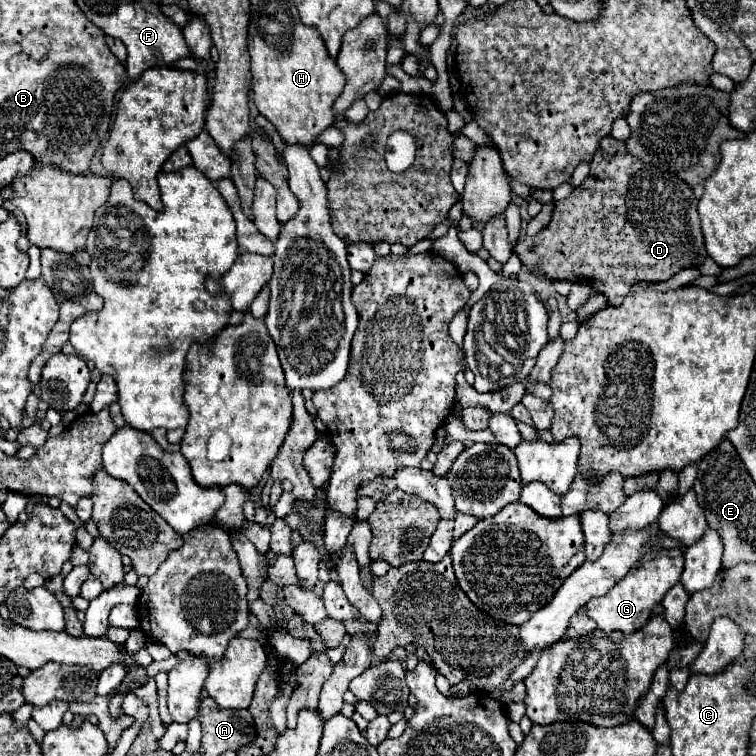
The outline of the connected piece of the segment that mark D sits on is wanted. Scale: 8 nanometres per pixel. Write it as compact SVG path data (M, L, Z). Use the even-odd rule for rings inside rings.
M604 137L590 163L588 179L576 187L564 201L554 205L550 225L536 237L520 237L514 253L530 273L542 273L550 281L568 281L590 285L602 293L610 305L620 305L630 287L638 281L668 281L684 267L690 267L698 253L704 253L704 239L698 219L698 199L692 187L672 177L654 177L652 169L640 159L630 159L624 141Z

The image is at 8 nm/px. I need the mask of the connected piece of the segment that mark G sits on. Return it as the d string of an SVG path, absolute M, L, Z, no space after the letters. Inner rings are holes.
M682 549L654 551L654 561L632 567L632 571L628 571L628 575L620 583L616 583L616 587L612 587L612 591L608 595L590 599L590 603L586 605L586 615L590 619L594 619L598 623L598 627L606 633L612 633L612 631L634 633L642 625L646 625L652 609L662 601L666 591L680 581L682 567L684 567L684 551Z

